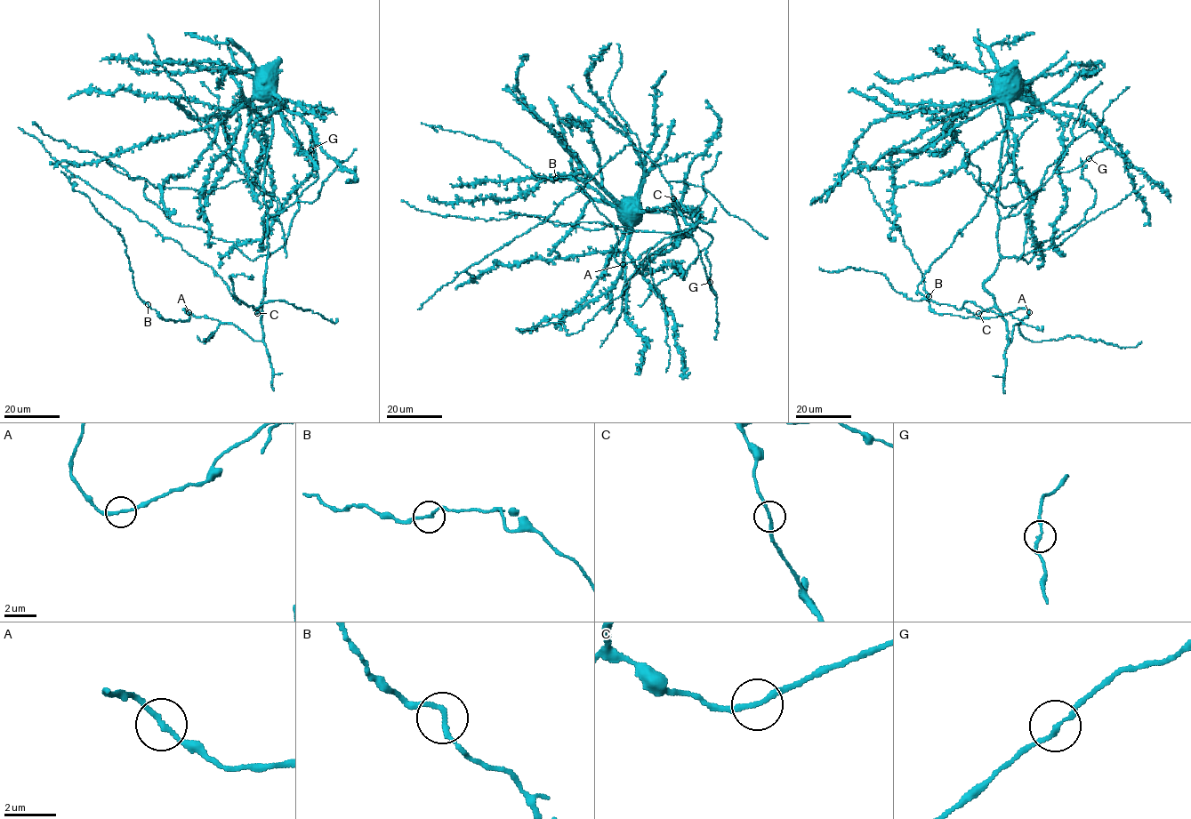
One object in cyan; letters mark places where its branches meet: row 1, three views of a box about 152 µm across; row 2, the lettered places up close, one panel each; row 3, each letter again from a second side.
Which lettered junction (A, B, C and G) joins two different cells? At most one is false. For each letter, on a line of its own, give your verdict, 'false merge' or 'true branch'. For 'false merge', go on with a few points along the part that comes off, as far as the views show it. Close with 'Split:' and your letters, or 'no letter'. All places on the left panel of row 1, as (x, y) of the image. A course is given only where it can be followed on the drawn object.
A: true branch
B: true branch
C: true branch
G: true branch
Split: no letter

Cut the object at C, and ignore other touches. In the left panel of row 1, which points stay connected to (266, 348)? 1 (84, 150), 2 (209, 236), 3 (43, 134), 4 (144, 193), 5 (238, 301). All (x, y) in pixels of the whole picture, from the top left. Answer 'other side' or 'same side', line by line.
1: same side
2: same side
3: same side
4: same side
5: other side

